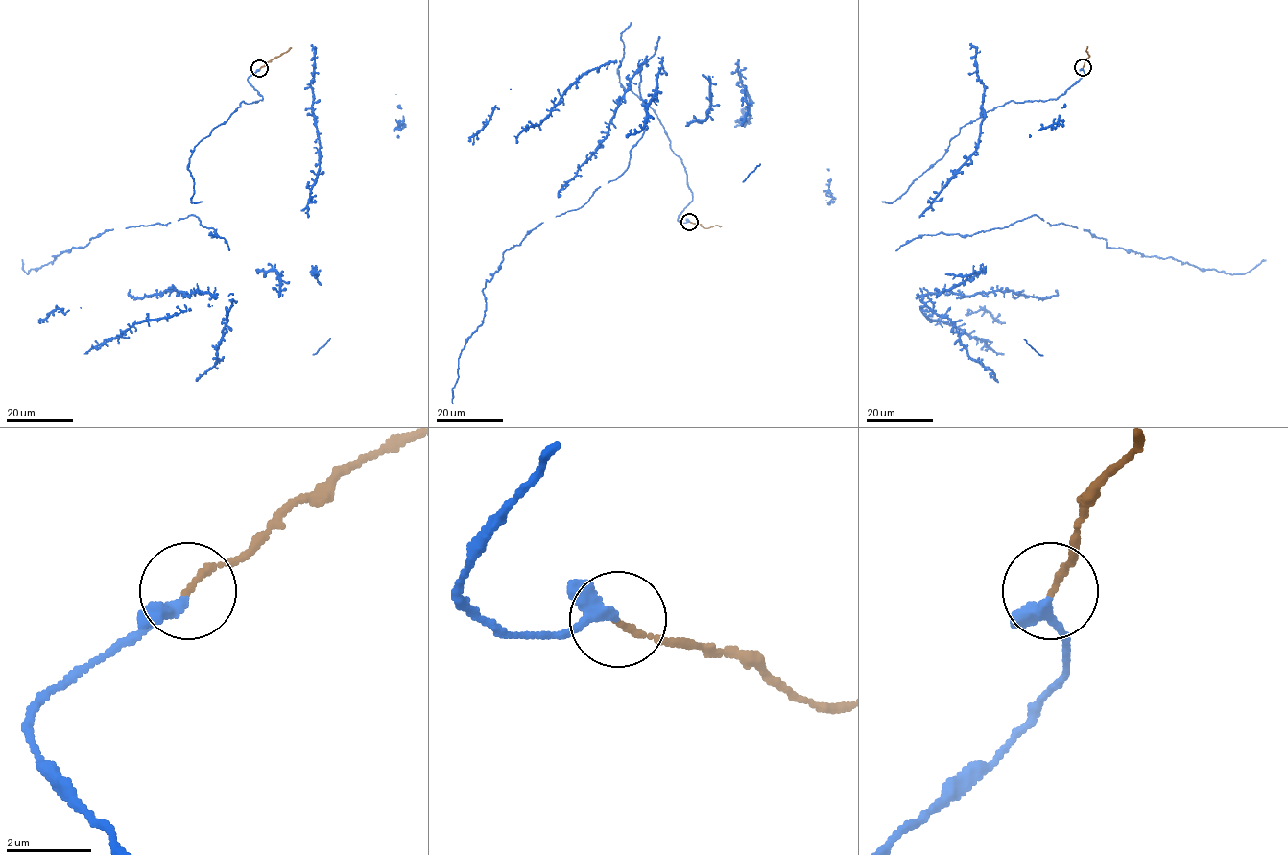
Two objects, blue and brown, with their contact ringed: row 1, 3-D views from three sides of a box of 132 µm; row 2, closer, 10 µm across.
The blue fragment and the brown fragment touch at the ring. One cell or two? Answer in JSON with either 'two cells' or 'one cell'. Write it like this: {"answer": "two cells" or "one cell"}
{"answer": "one cell"}

